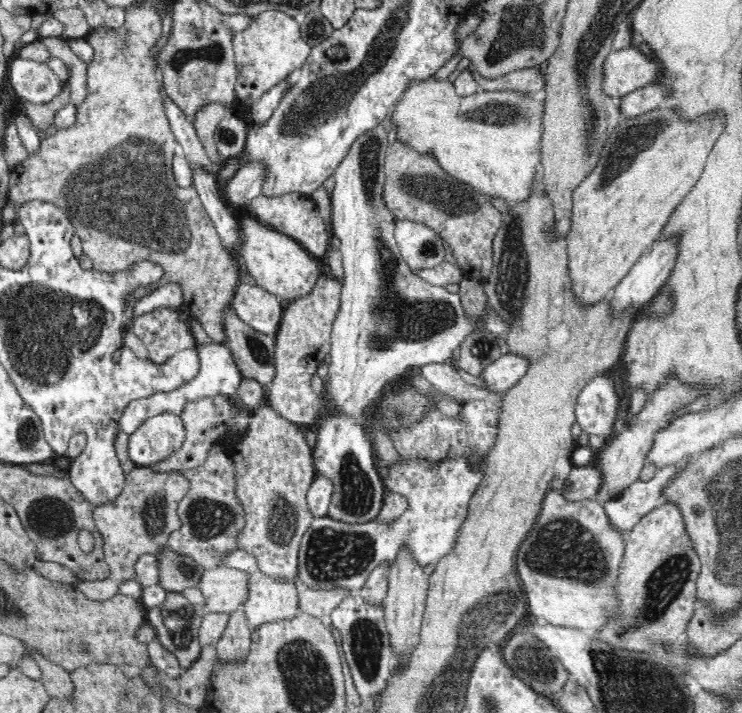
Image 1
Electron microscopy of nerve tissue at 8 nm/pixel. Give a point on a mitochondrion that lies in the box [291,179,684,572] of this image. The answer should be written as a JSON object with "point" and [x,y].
{"point":[511,282]}

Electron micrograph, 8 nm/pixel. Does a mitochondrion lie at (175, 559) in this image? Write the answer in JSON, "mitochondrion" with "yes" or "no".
{"mitochondrion":"yes"}

